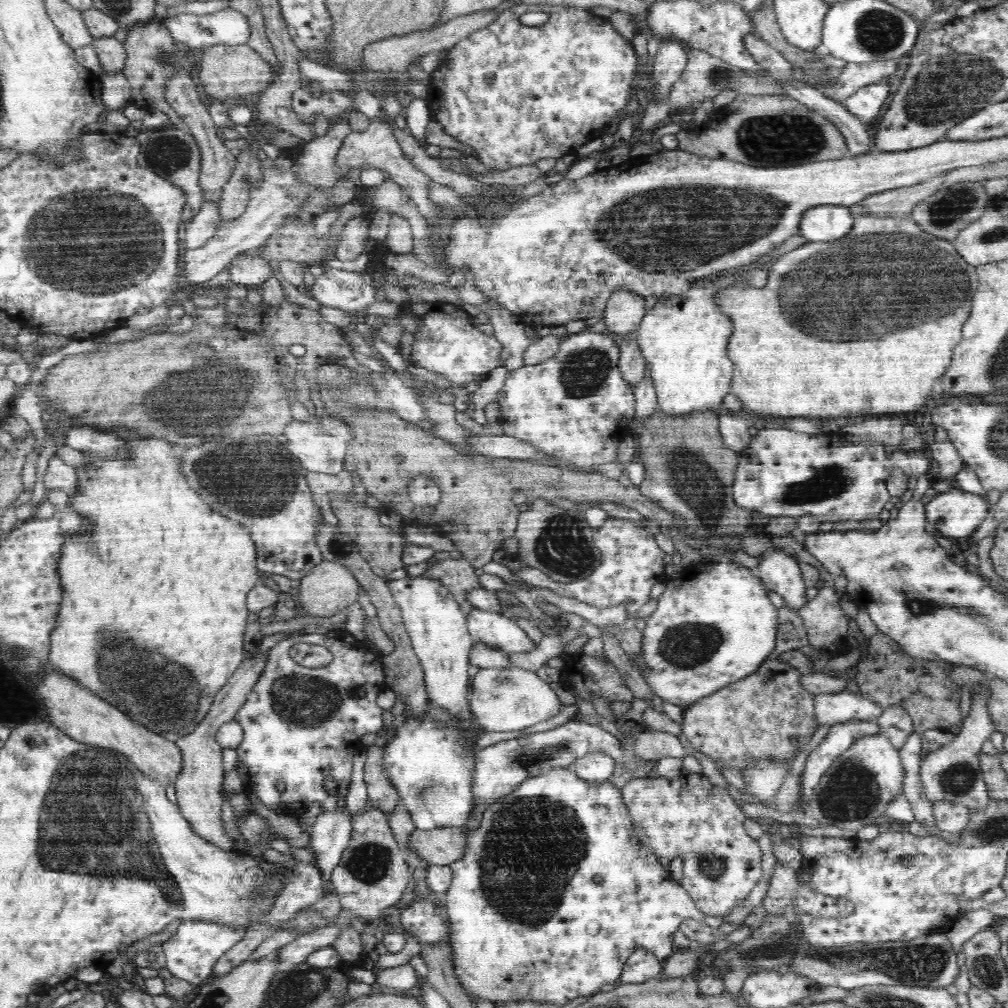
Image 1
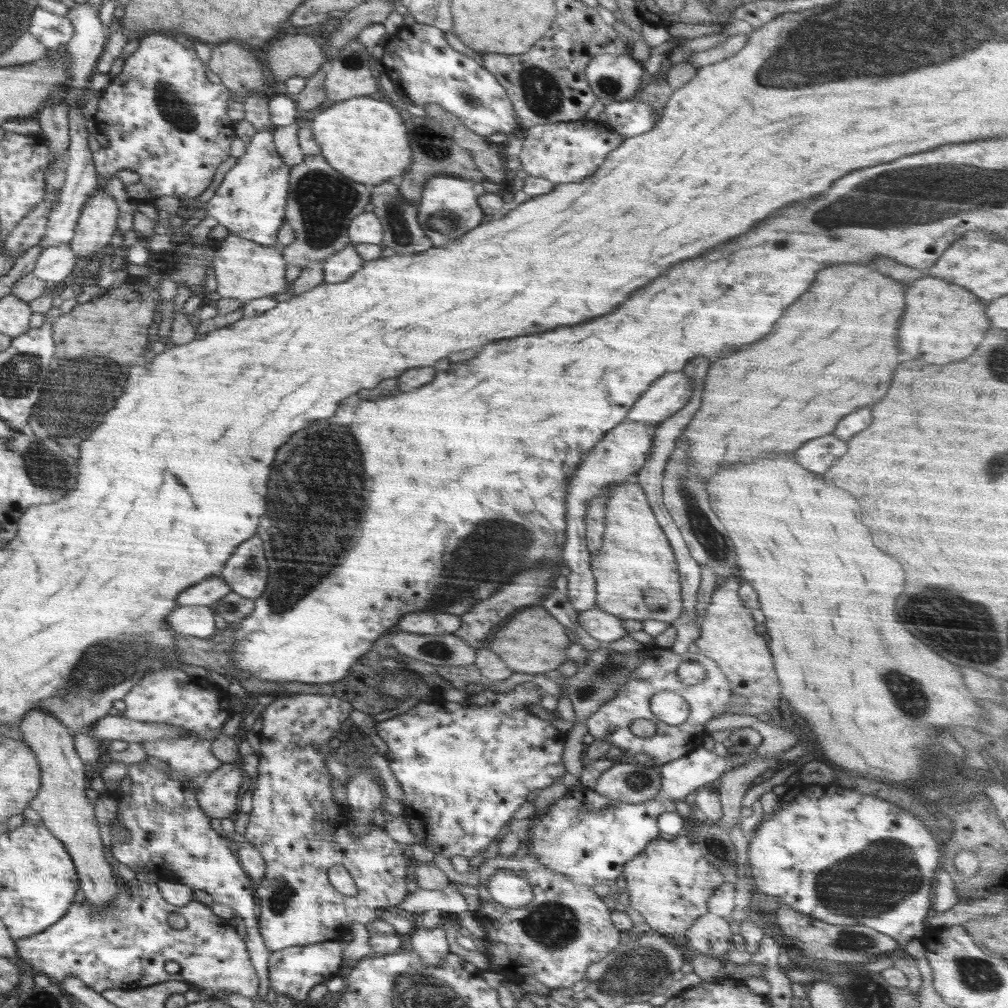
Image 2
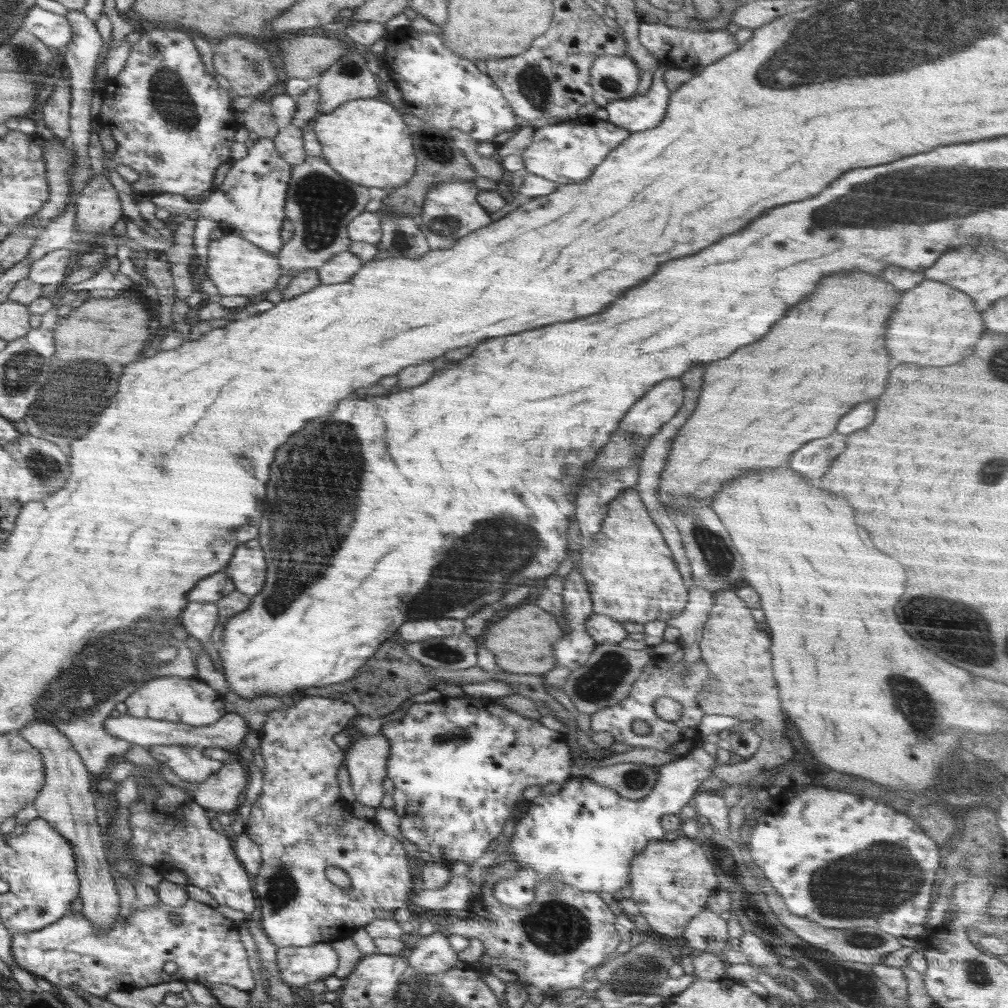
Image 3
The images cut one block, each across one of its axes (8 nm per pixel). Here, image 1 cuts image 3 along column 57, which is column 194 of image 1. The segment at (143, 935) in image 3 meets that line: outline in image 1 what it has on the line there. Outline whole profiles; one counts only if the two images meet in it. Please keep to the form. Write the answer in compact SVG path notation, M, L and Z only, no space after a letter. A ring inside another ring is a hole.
M188 920L179 924L176 934L162 945L166 967L177 979L199 986L212 976L213 967L218 959L234 944L238 944L247 934L248 928L229 928L210 920Z

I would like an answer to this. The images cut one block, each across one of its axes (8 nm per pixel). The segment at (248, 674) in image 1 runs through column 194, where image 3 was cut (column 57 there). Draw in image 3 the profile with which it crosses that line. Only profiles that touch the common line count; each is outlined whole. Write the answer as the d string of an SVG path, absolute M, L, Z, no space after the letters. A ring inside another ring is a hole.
M34 721L29 726L22 727L19 735L25 737L30 744L35 745L42 752L44 763L46 764L46 780L42 792L33 801L38 817L42 818L54 826L62 837L70 841L74 846L74 853L77 860L78 877L81 878L81 897L83 902L84 916L94 925L97 931L108 934L112 927L116 927L120 903L115 881L112 880L110 868L104 858L104 846L102 846L102 836L100 836L100 826L96 822L96 808L94 800L96 796L90 792L90 775L86 770L86 765L80 760L80 753L74 748L72 741L57 729L53 724L44 721Z

